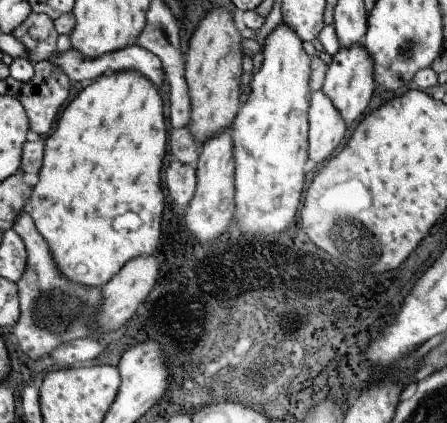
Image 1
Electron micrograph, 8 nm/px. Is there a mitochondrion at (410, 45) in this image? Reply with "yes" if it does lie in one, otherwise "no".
yes

